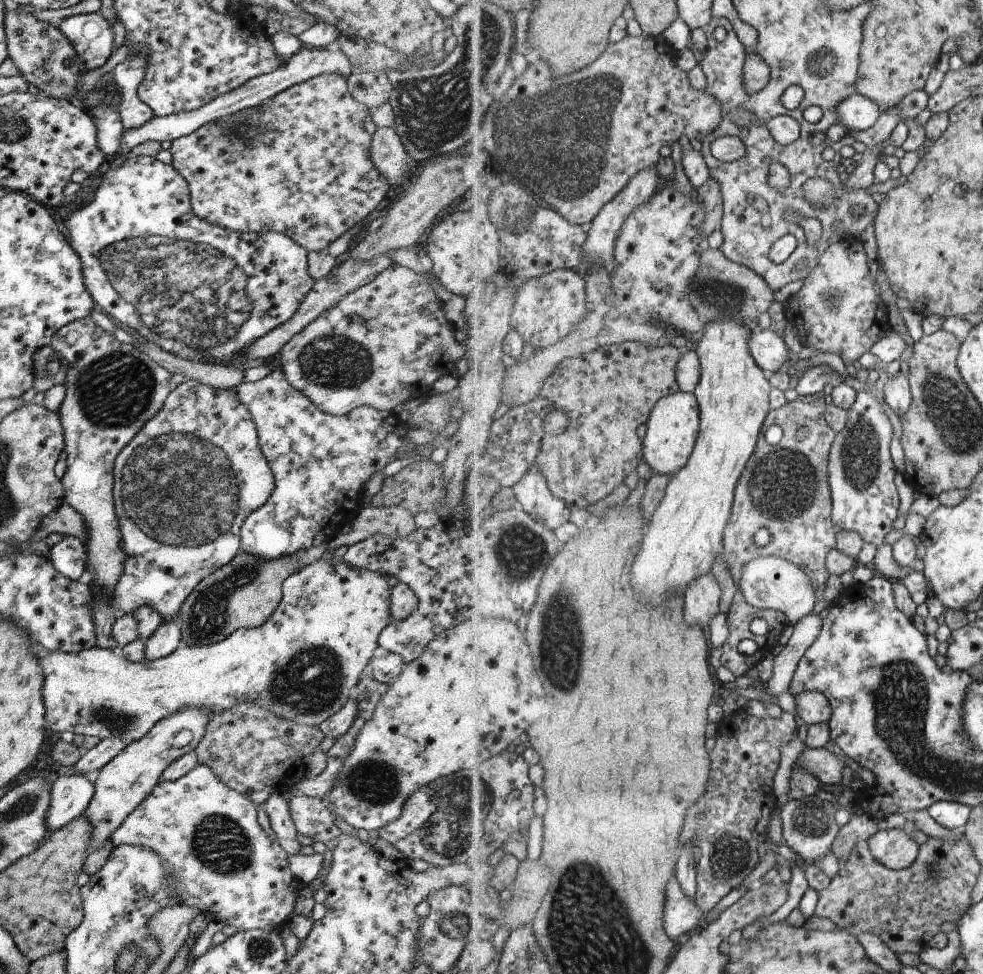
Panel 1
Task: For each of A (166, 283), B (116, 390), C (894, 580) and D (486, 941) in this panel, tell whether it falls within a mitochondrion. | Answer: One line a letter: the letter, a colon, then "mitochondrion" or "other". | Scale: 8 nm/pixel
A: mitochondrion
B: mitochondrion
C: other
D: other

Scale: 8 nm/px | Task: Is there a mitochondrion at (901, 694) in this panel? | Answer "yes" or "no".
yes

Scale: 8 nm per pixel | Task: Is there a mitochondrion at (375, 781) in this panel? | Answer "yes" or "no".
yes

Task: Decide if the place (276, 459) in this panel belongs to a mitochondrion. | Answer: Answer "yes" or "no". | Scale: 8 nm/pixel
no

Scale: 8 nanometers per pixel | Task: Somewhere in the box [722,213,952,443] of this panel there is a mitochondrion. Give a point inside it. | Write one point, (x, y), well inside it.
(835, 298)

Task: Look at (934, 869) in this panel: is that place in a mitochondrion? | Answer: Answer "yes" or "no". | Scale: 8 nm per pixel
yes

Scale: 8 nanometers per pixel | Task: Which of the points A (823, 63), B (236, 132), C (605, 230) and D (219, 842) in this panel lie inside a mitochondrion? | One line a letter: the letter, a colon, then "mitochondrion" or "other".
A: mitochondrion
B: other
C: other
D: mitochondrion

